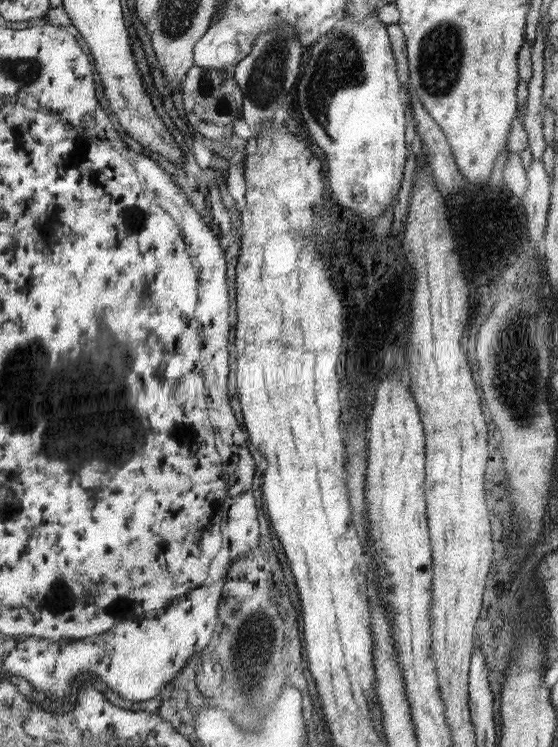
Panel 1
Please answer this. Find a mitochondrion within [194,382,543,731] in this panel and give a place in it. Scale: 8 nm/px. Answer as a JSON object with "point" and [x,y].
{"point":[256,631]}

